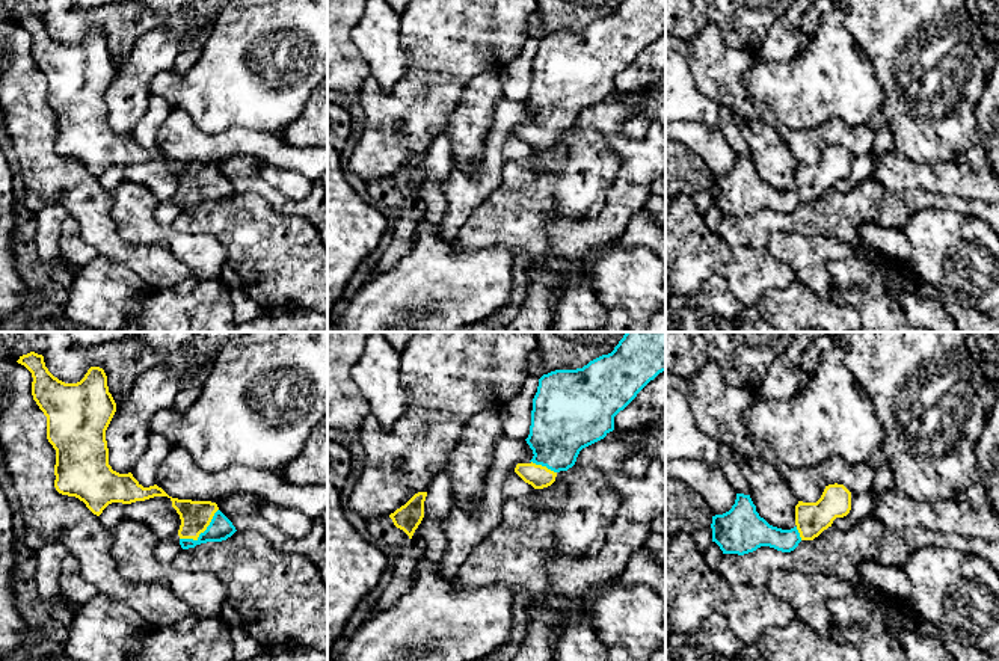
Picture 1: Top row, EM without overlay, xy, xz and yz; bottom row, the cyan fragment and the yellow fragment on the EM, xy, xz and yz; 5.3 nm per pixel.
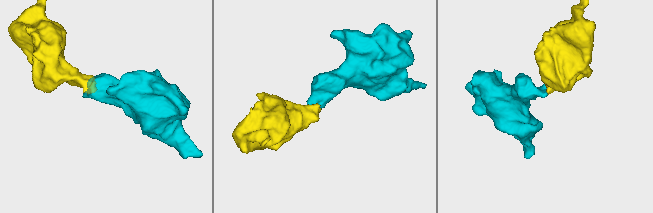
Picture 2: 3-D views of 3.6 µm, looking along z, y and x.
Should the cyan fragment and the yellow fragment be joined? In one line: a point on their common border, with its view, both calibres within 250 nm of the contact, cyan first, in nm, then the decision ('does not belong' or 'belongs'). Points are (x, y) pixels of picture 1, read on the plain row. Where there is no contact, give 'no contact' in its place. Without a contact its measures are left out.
contact xy (204, 193); calibres 120 and 160 nm; belongs

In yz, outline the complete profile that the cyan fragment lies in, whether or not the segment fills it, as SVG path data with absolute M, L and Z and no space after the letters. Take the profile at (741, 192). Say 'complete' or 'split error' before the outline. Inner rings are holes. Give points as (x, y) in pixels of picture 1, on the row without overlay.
split error; M828 146L816 164L798 163L795 189L782 192L759 178L750 157L736 155L729 174L712 178L712 204L723 216L744 217L761 208L791 214L801 202L813 202L850 172L851 154L844 146Z

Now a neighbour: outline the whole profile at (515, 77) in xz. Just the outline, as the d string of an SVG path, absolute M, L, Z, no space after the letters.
M528 38L519 56L500 68L503 97L512 101L527 101L531 88L533 60L537 54L539 39Z

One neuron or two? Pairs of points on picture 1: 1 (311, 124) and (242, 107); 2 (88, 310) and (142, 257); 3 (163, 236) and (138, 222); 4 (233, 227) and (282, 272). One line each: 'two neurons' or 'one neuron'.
1: two neurons
2: two neurons
3: one neuron
4: one neuron

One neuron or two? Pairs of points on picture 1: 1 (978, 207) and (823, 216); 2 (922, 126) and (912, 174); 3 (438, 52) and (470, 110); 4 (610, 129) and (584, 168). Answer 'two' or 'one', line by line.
1: one
2: two
3: two
4: two

